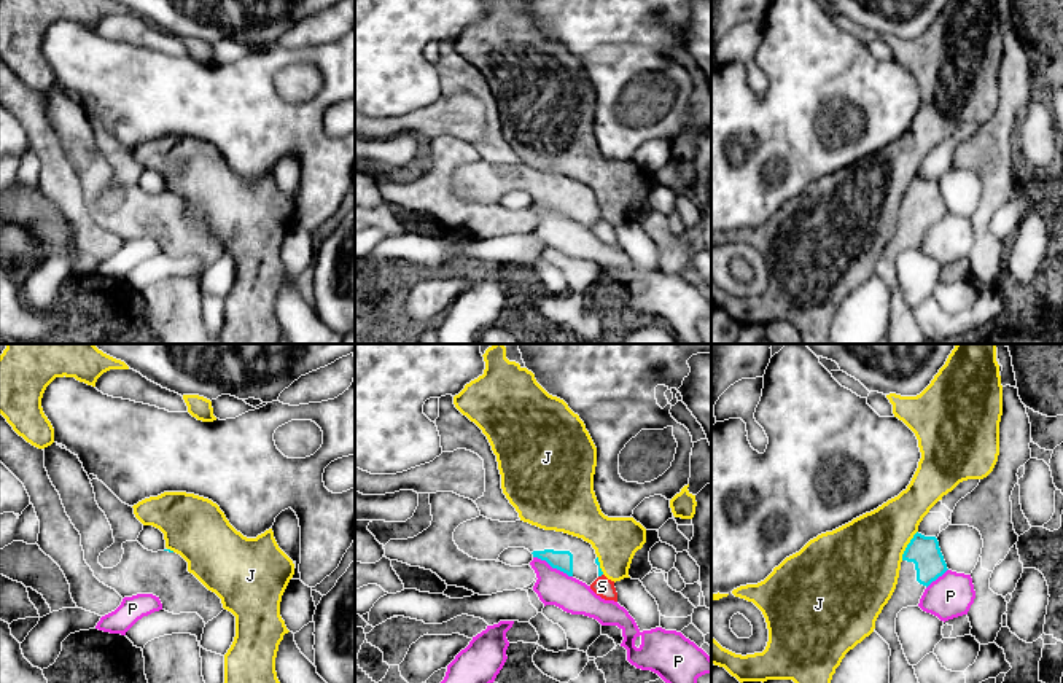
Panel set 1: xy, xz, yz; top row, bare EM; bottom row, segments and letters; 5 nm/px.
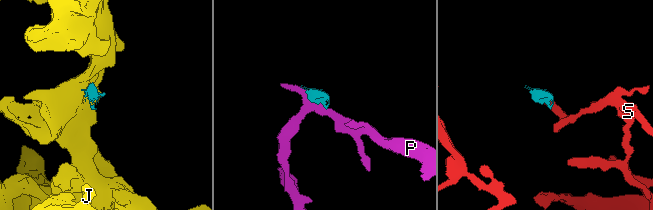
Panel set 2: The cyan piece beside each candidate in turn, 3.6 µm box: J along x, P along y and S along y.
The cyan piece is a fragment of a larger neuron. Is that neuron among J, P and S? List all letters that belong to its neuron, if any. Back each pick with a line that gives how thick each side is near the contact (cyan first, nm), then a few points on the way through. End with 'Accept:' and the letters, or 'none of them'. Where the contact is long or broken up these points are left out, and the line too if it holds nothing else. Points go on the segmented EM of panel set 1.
Accept: none of them

